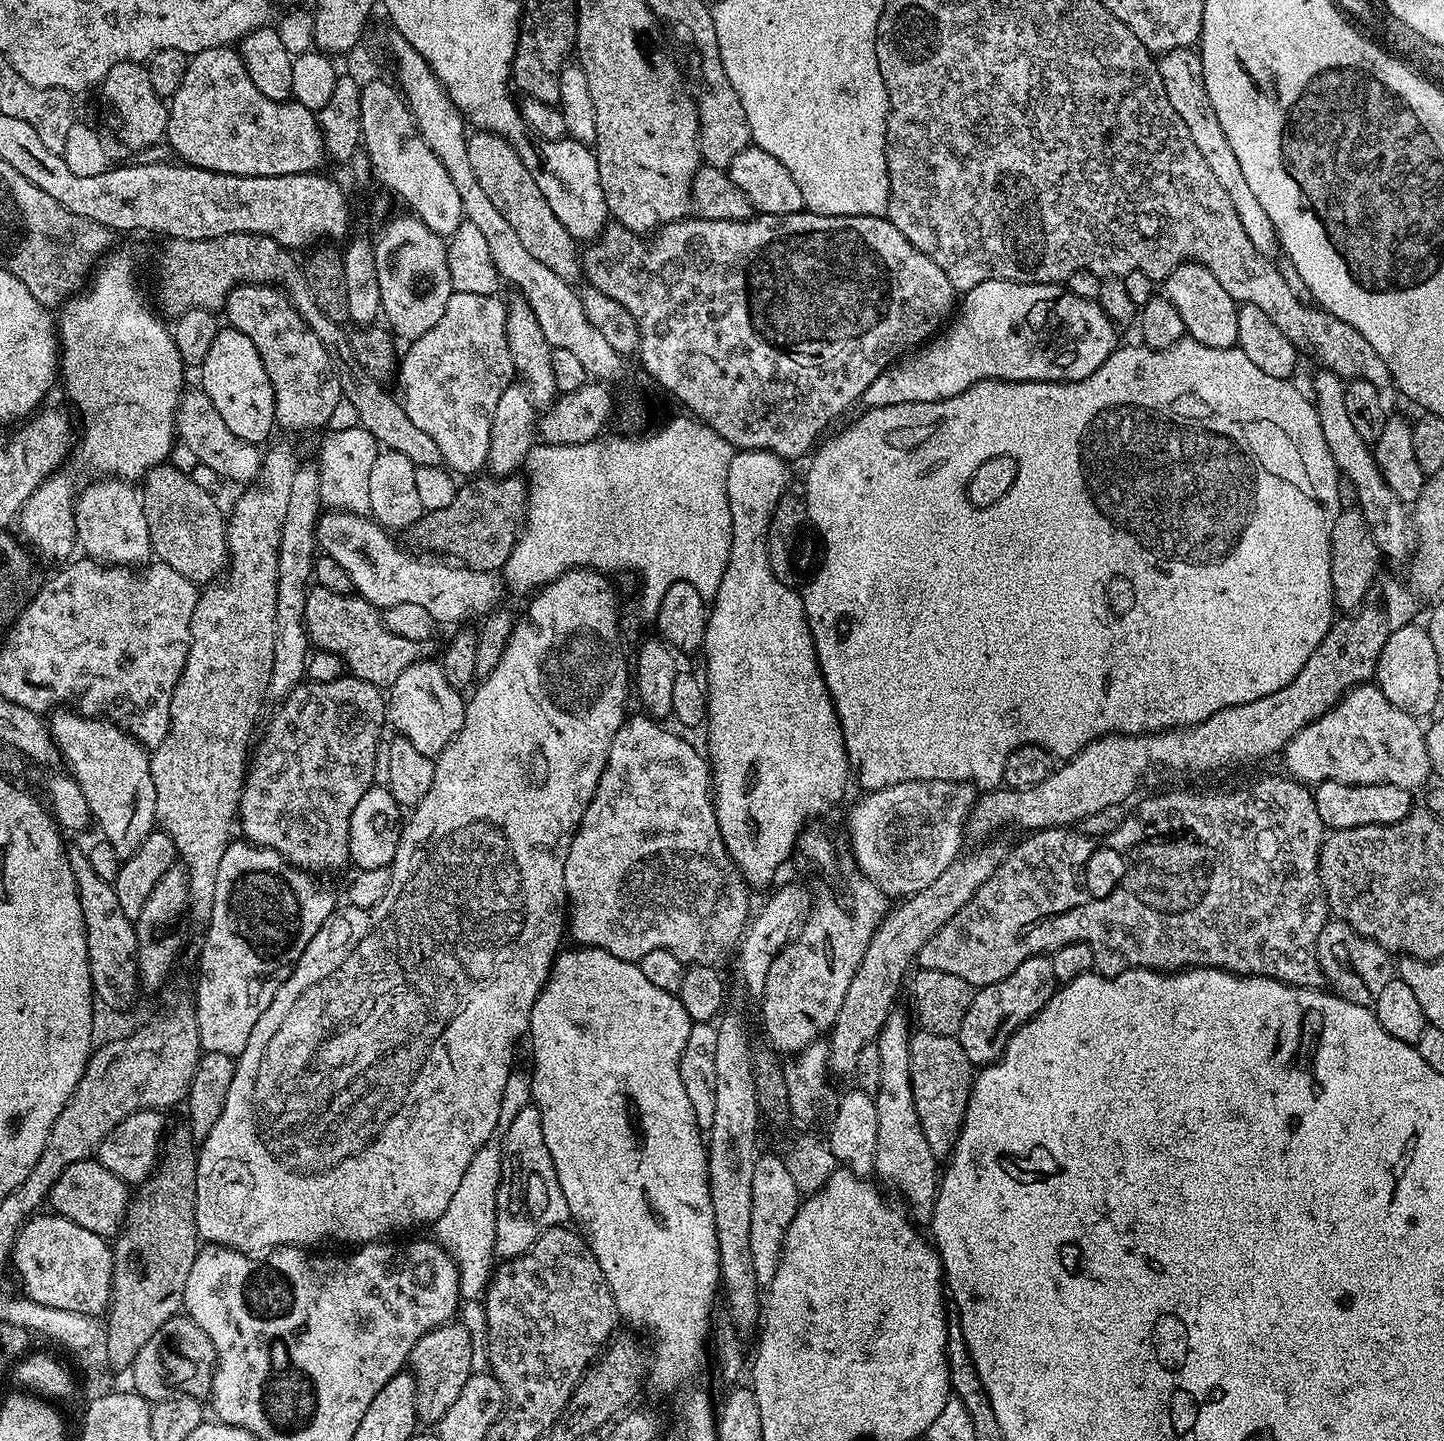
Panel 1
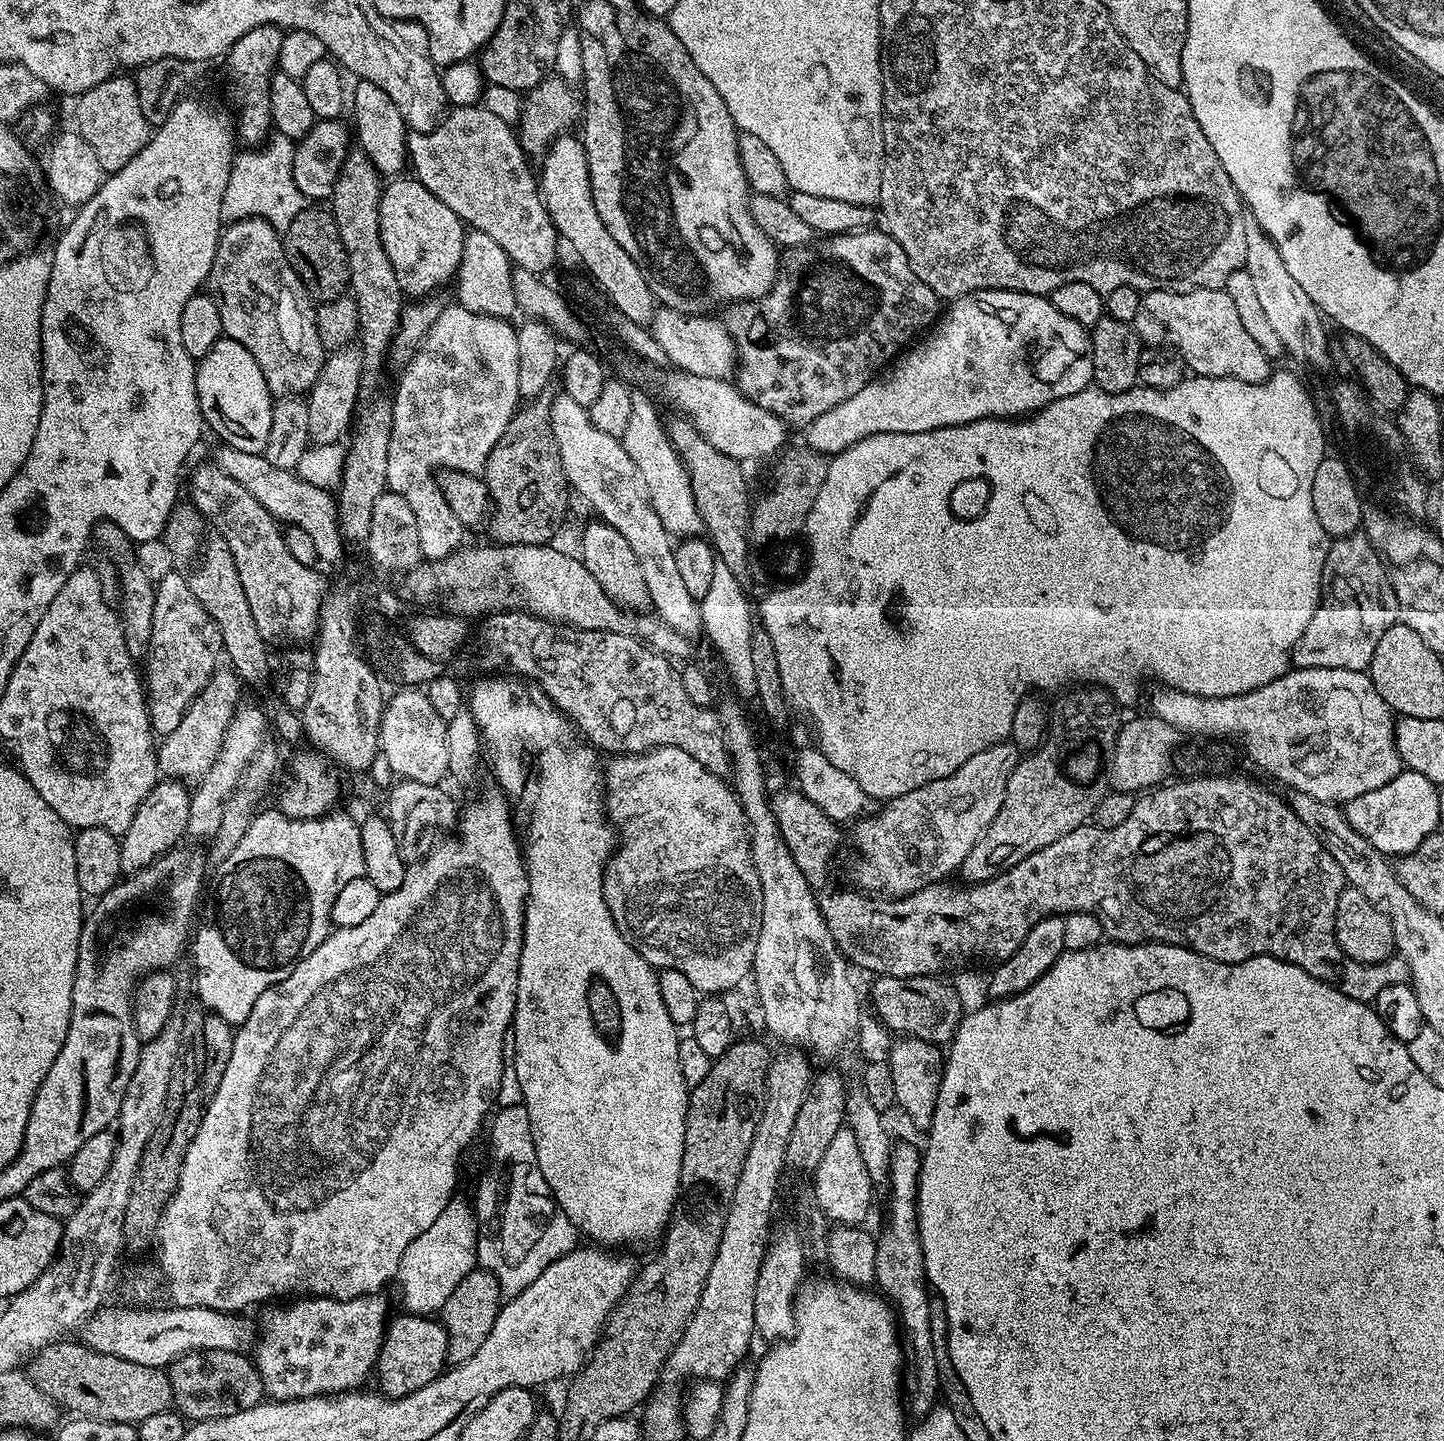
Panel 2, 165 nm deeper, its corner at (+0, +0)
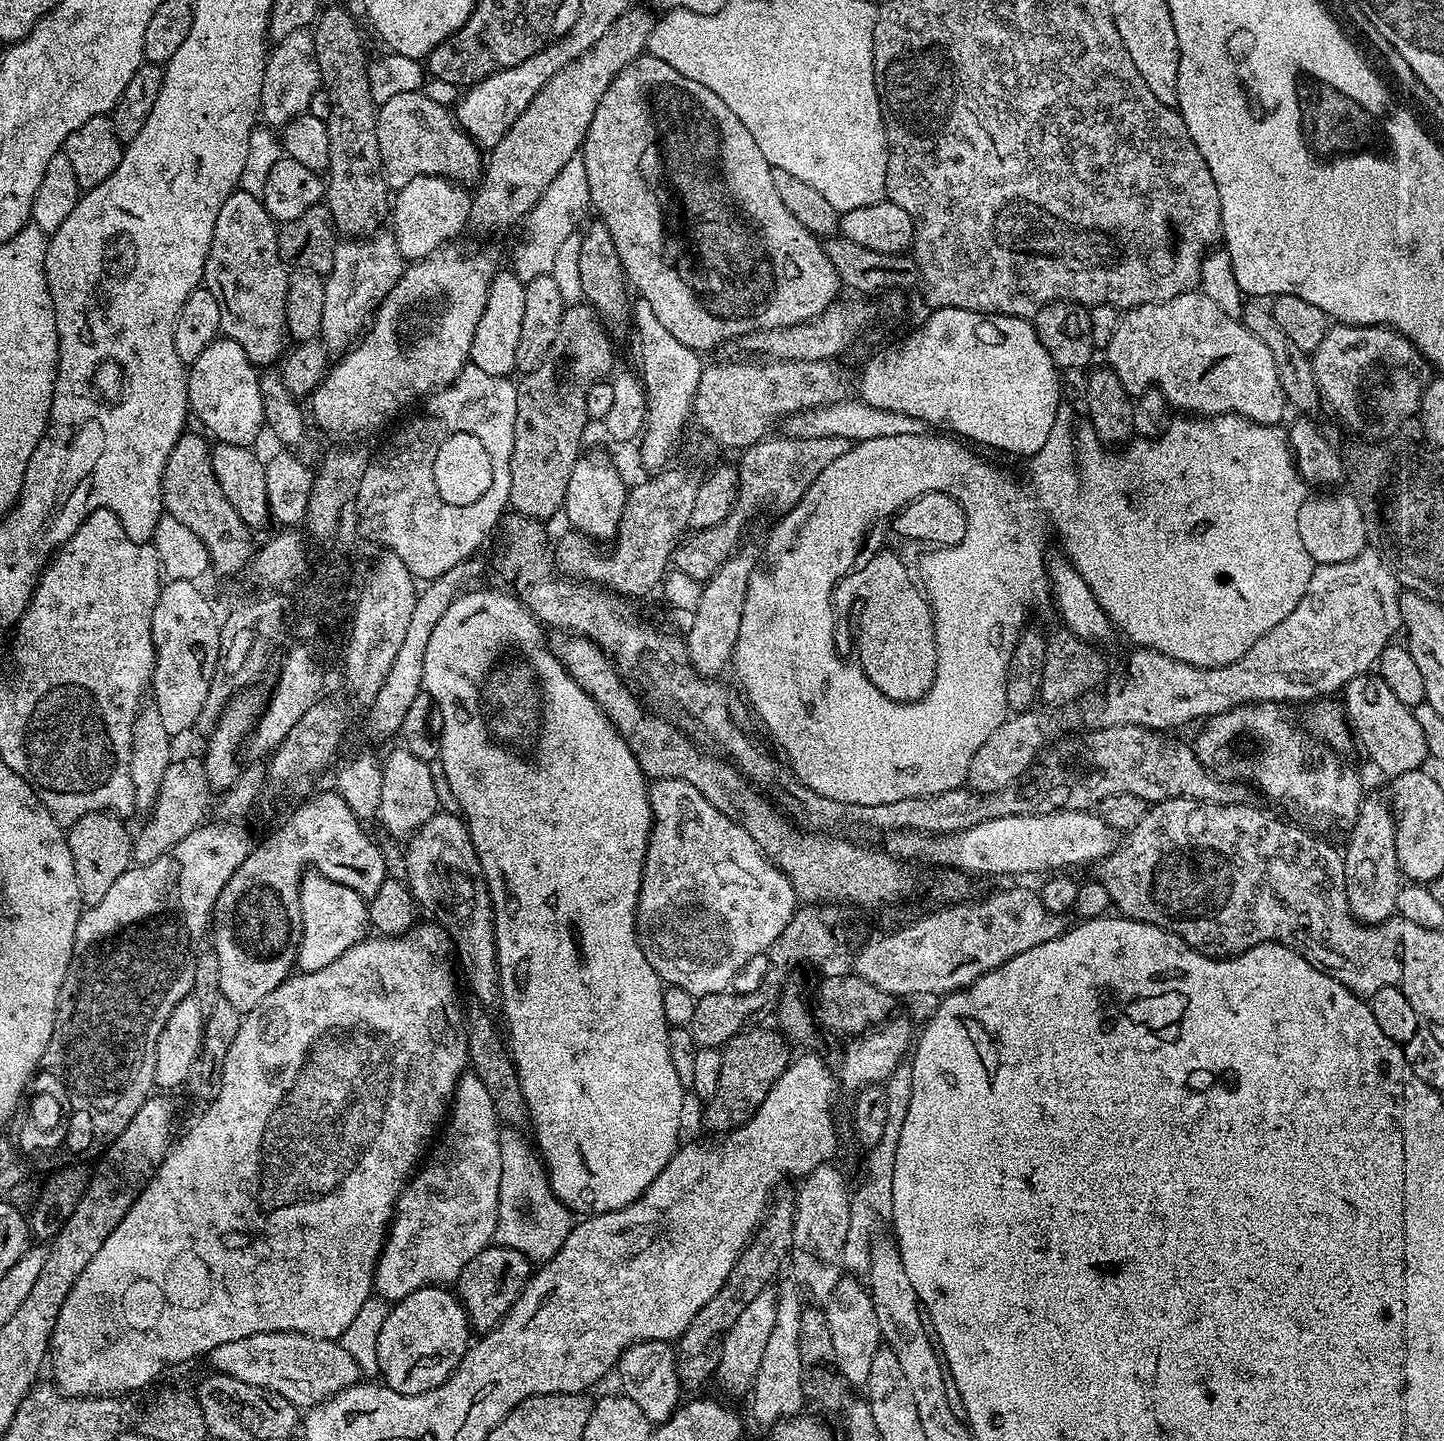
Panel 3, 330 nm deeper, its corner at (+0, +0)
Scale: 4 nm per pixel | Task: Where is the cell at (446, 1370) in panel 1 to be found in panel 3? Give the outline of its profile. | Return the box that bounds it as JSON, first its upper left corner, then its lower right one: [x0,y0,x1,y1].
[454,1243,533,1334]

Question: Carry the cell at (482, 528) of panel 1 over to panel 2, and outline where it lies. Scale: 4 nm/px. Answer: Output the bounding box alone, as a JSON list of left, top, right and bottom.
[482,390,570,545]

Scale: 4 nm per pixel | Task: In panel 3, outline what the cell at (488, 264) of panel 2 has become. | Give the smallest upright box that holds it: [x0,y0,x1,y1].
[470,270,526,377]

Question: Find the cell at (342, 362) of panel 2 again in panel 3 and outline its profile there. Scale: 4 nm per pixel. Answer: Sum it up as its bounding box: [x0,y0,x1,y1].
[320,230,406,353]

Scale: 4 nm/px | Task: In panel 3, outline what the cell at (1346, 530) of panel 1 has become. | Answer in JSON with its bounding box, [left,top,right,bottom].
[967,550,1402,792]

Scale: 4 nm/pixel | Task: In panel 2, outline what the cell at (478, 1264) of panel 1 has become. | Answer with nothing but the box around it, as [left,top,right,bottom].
[396,1197,476,1315]

